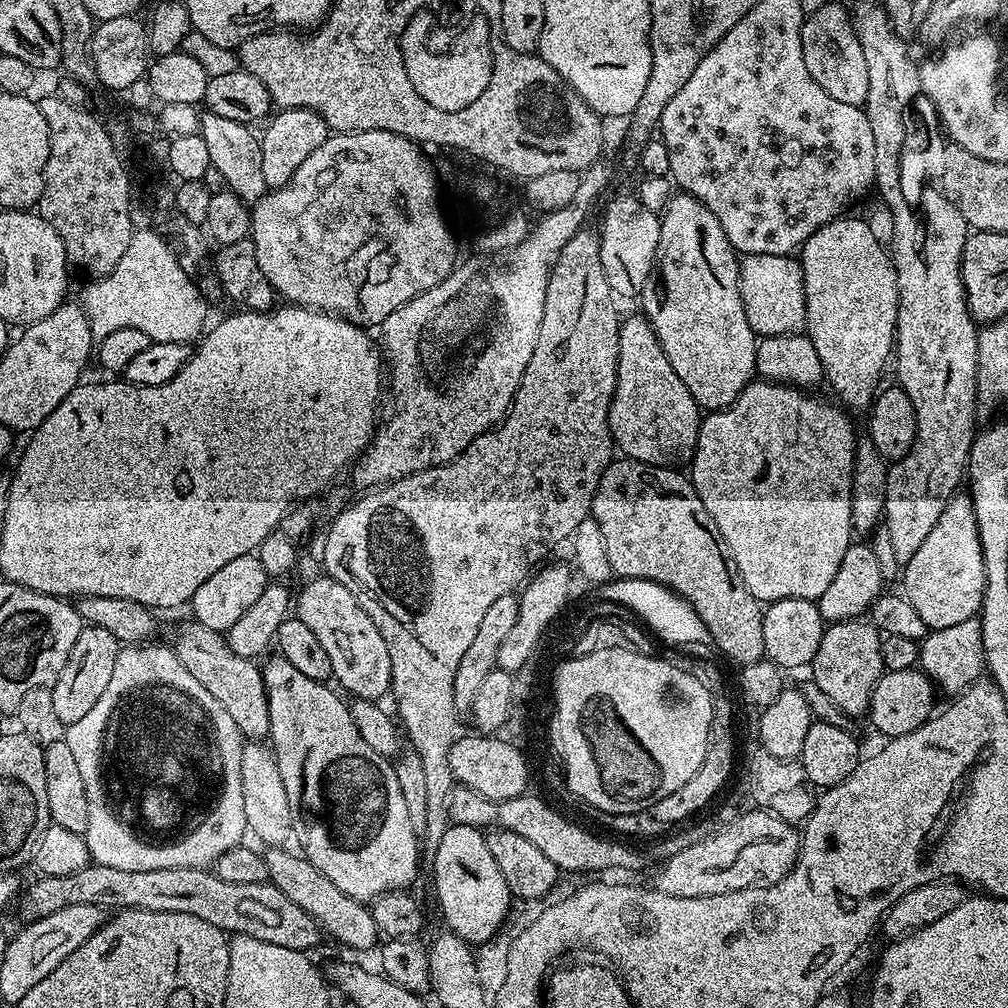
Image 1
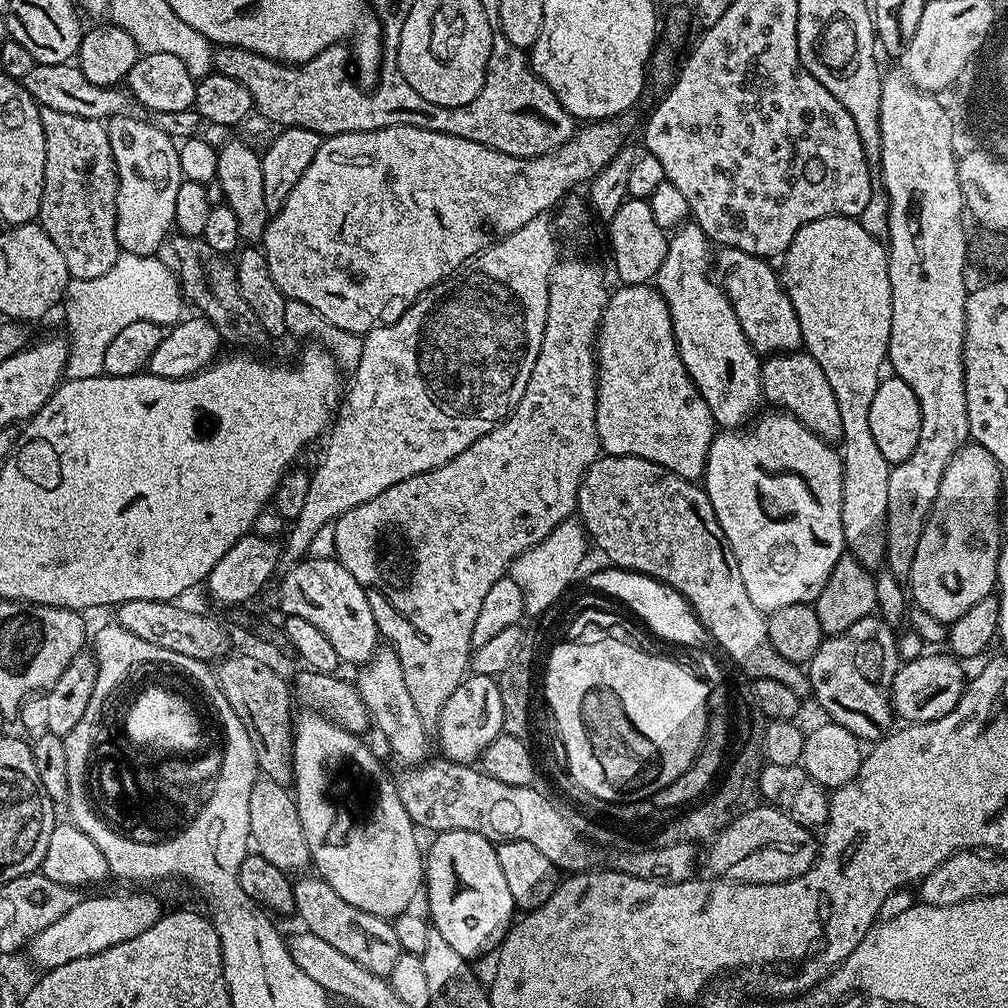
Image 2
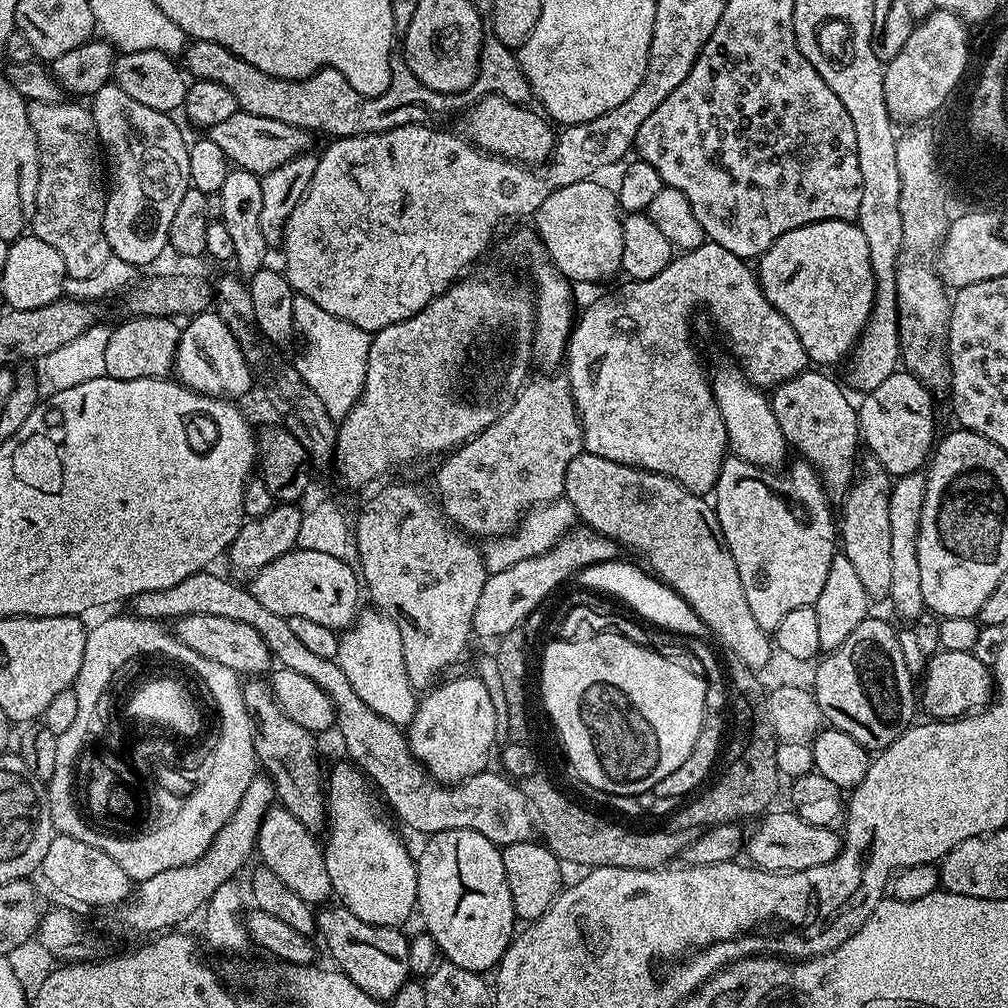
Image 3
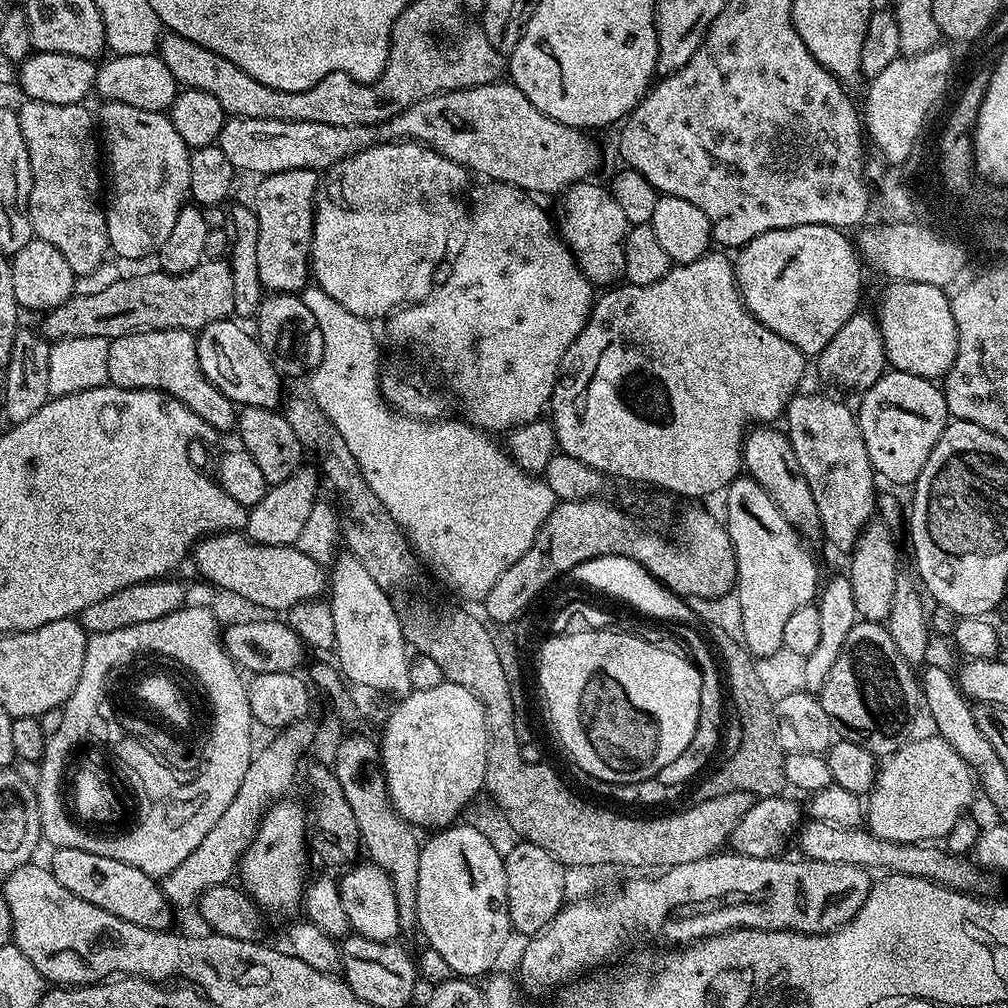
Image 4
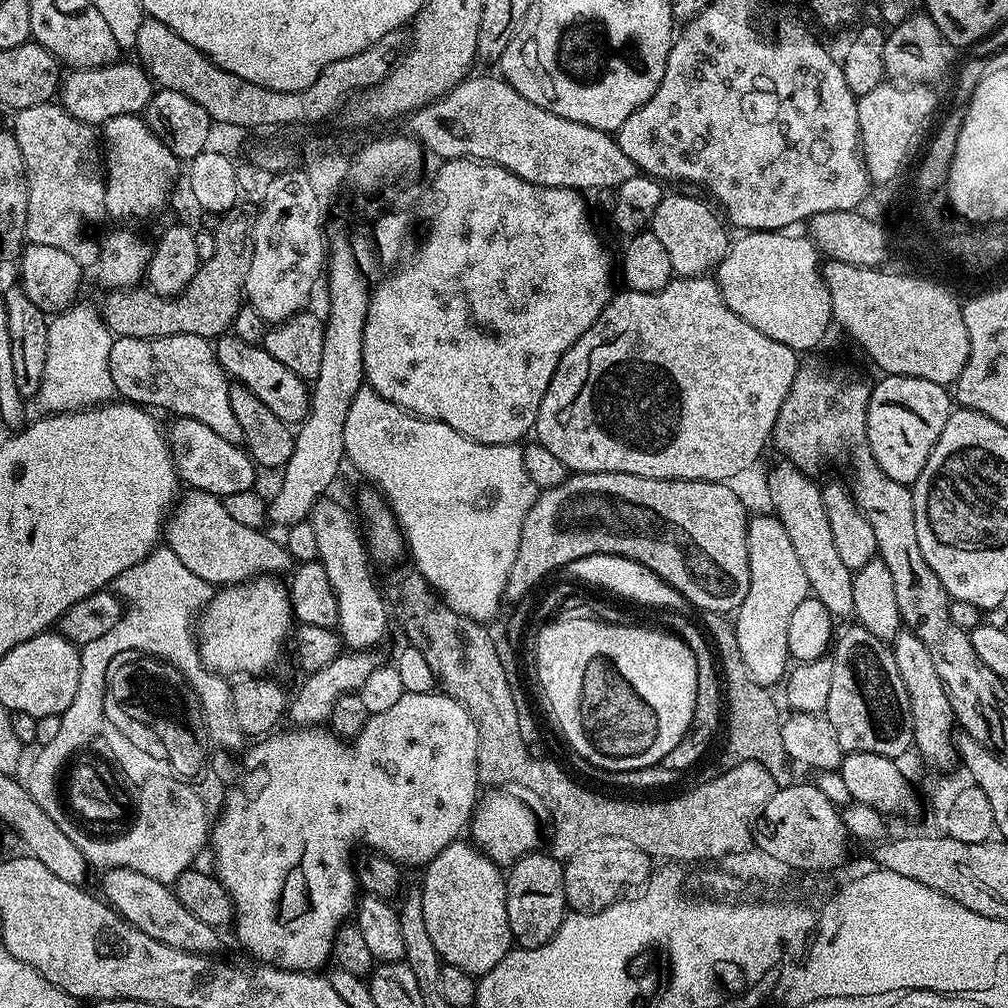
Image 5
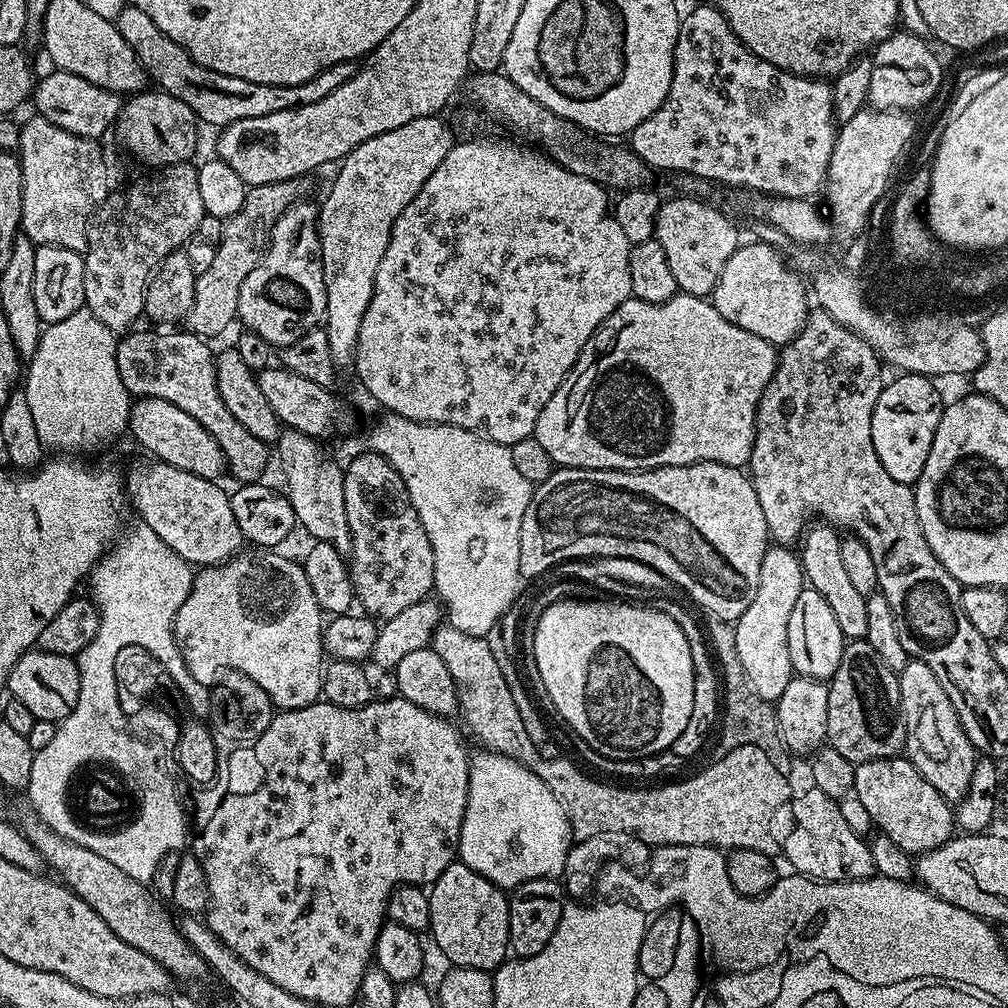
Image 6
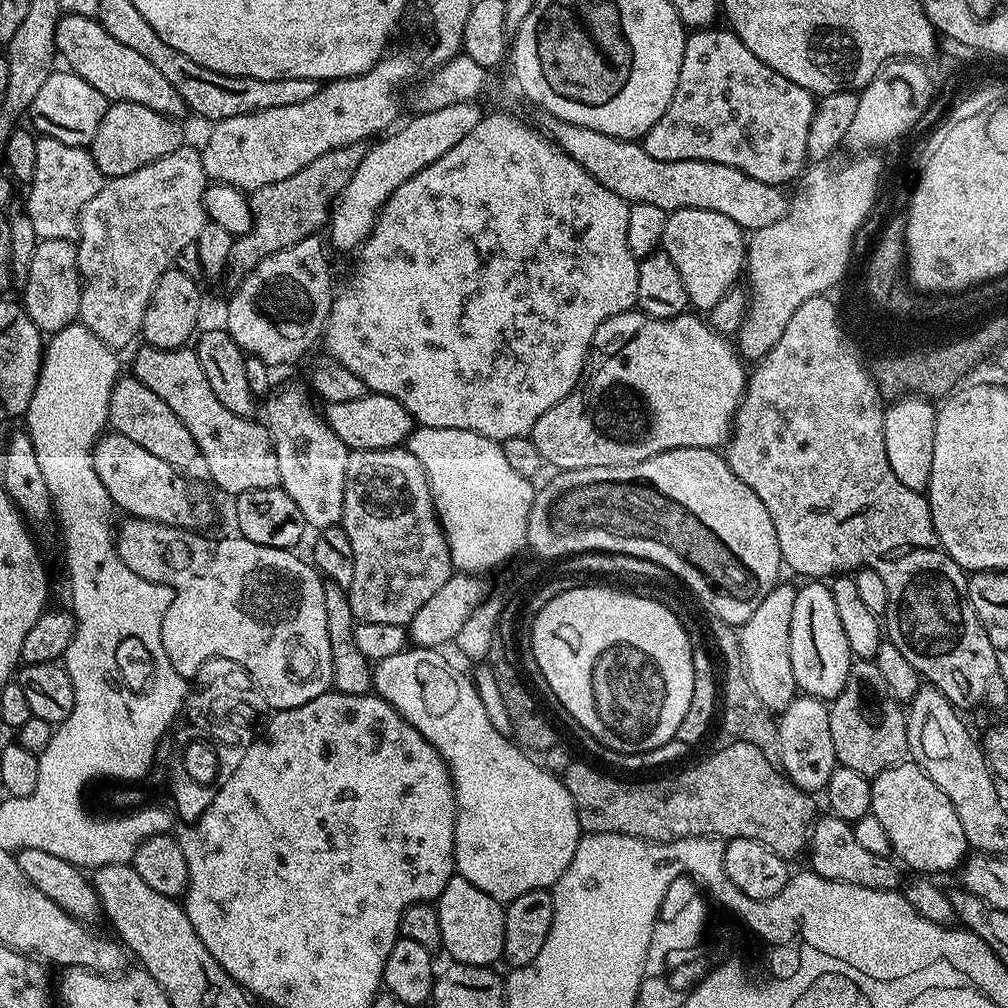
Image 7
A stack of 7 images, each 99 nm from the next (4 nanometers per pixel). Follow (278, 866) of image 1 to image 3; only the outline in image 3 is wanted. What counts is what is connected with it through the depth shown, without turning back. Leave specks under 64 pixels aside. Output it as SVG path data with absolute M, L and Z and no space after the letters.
M343 906L328 907L321 907L315 913L316 930L321 937L324 935L324 944L328 947L329 954L336 959L335 967L374 999L391 1001L392 996L398 994L398 990L402 990L402 986L410 978L409 937L403 936L400 928L362 922L358 914L350 914L350 910Z

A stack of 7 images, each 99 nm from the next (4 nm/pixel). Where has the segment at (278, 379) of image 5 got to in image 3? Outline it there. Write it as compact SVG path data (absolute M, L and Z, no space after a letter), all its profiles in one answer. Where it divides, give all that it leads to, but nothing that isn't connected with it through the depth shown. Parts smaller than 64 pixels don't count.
M214 310L196 313L181 327L174 376L185 388L213 398L236 398L232 396L244 396L254 388L252 371L234 334L230 334L230 326Z

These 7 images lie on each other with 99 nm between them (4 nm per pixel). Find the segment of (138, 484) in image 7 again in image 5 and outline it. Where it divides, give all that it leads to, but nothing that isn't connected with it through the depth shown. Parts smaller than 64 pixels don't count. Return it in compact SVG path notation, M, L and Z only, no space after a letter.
M188 490L177 499L162 533L166 546L182 558L190 574L198 574L207 584L227 586L244 584L257 576L279 577L280 572L291 573L294 561L285 545L267 536L267 531L242 526L233 518L227 503L221 497Z

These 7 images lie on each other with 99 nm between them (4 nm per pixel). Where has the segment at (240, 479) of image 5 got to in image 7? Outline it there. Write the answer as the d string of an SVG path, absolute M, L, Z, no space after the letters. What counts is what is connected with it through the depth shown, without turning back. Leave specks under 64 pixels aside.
M124 374L116 381L110 398L109 419L115 431L130 438L130 442L138 442L138 446L150 450L150 454L170 462L170 466L177 470L188 470L184 468L201 459L200 448L194 442L190 430L182 426L182 418L178 418L178 414L174 414L174 410L170 410L170 406L166 406L166 402L162 402L154 390L150 390L150 386L142 386L136 376Z

